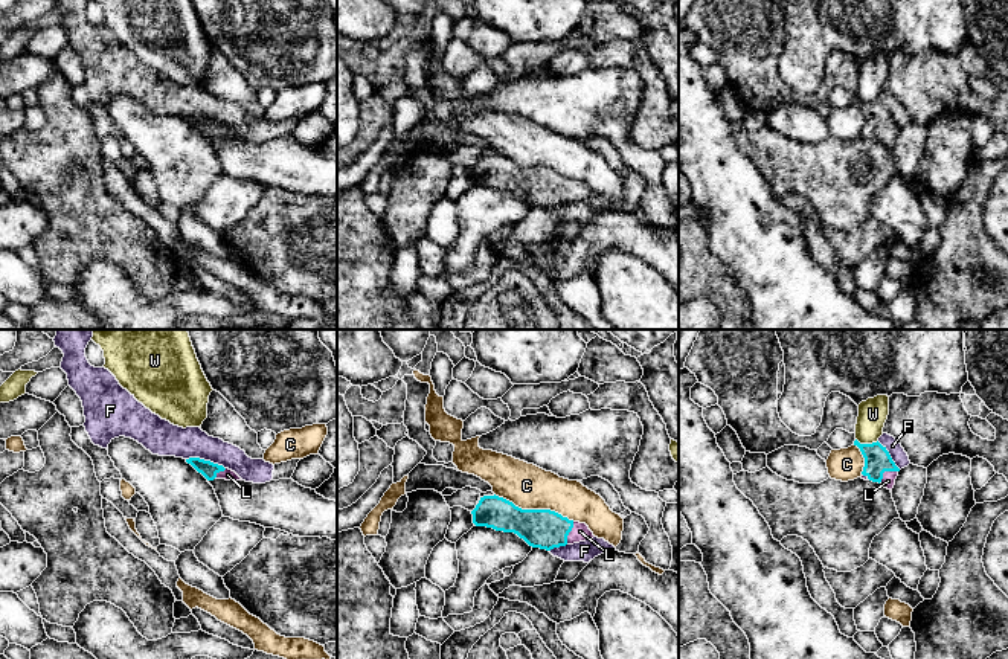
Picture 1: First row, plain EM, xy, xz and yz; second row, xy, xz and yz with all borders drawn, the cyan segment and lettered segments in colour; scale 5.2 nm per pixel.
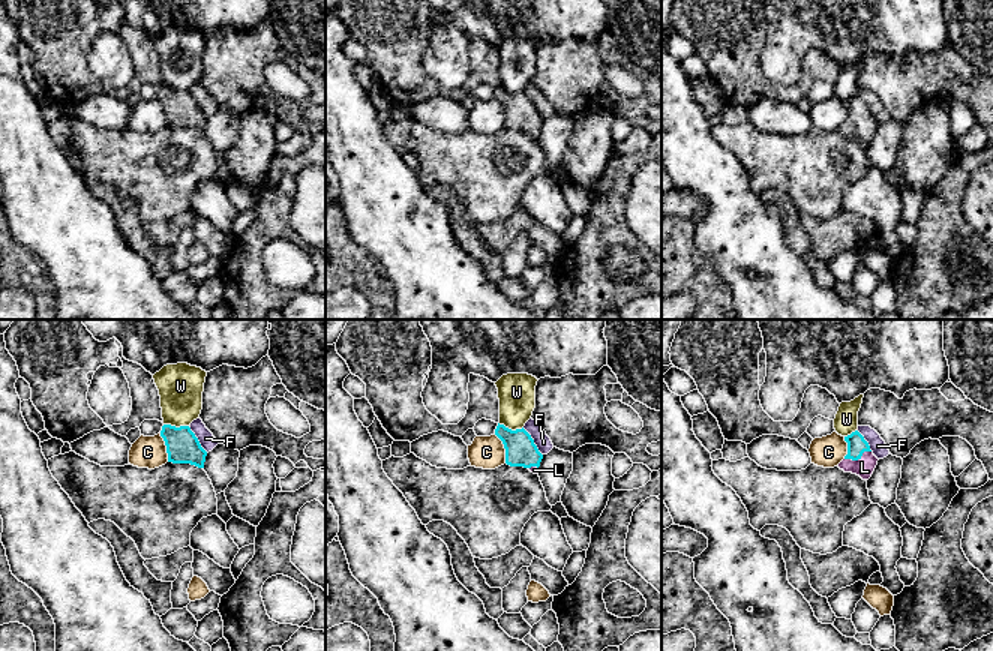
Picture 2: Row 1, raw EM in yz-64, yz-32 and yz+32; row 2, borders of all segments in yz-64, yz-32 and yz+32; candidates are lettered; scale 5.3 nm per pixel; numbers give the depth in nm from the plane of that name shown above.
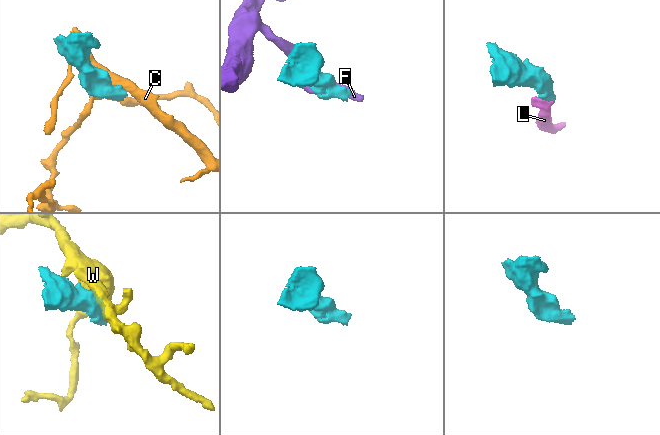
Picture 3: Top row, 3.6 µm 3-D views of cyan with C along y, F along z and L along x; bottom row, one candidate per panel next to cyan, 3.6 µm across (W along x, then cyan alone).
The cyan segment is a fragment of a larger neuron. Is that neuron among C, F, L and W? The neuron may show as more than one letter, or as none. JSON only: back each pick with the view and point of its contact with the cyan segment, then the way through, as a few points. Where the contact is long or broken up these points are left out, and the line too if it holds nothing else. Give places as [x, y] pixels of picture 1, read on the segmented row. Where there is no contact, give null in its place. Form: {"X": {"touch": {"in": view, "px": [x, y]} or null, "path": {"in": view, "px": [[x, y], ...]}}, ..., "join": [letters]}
{"L": {"touch": {"in": "yz", "px": [885, 470]}, "path": {"in": "yz", "px": [[877, 459], [885, 470], [888, 481]]}}, "join": ["L"]}

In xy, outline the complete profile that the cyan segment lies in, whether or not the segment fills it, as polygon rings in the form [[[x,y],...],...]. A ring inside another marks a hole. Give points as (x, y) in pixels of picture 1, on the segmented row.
[[[200,458],[186,459],[198,473],[201,473],[207,481],[226,479],[226,481],[242,481],[235,471],[224,468],[223,465],[204,461]]]

